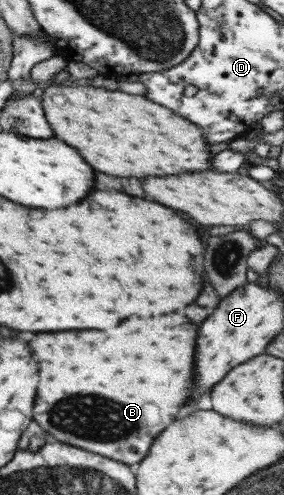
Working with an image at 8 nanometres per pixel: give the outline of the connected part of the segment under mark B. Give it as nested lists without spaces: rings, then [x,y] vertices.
[[[175,312],[167,314],[167,316],[153,316],[149,320],[129,318],[129,320],[123,320],[119,326],[115,326],[111,332],[81,330],[81,332],[43,332],[43,334],[35,334],[29,340],[29,350],[33,352],[33,360],[39,366],[39,386],[37,386],[37,400],[35,400],[35,406],[33,406],[33,420],[47,432],[50,440],[70,444],[135,467],[147,455],[147,451],[150,451],[149,444],[151,444],[153,430],[155,430],[155,434],[165,430],[175,420],[177,412],[187,402],[191,372],[193,372],[193,358],[195,358],[195,338],[197,338],[197,326],[189,324],[185,316],[175,314]]]

